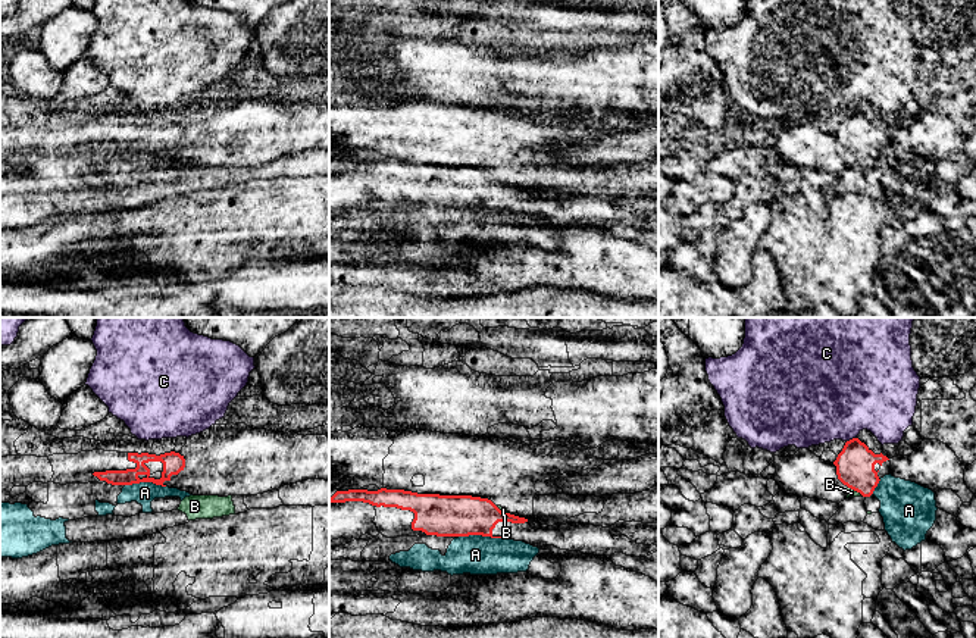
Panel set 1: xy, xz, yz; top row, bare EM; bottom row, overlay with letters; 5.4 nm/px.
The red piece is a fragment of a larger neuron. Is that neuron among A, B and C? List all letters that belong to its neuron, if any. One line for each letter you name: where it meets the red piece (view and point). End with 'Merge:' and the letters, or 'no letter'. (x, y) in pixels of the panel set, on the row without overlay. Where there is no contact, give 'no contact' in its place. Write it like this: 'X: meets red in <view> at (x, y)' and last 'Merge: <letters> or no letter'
Merge: no letter

